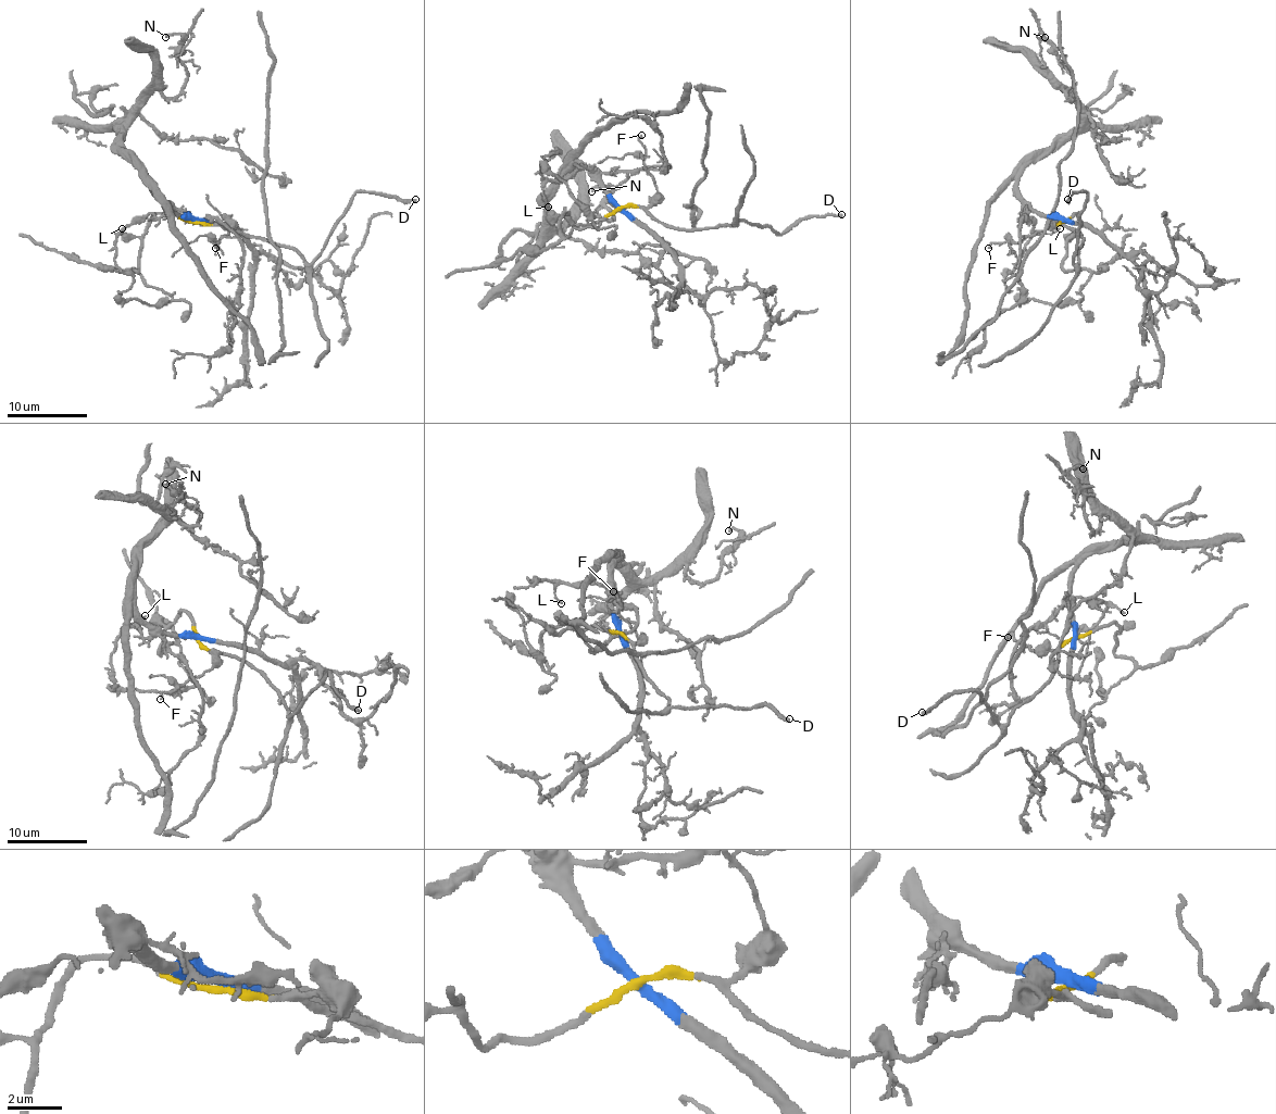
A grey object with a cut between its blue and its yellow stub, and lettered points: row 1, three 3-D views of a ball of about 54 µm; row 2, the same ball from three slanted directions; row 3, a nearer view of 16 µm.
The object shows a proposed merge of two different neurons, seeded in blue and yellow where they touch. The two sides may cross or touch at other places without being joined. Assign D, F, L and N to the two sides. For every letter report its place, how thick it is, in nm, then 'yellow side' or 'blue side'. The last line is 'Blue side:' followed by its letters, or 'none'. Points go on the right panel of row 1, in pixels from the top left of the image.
D: (1067, 199) | 240 nm | yellow side
F: (988, 248) | 130 nm | yellow side
L: (1060, 228) | 110 nm | blue side
N: (1045, 37) | 150 nm | blue side
Blue side: L, N

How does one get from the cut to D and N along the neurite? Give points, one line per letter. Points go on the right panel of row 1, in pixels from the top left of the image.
D: (1061, 222), (1083, 238), (1075, 264), (1073, 252), (1087, 193), (1073, 193), (1066, 200)
N: (1061, 220), (1037, 212), (1016, 182), (1080, 122), (1063, 89), (1073, 94), (1066, 67), (1045, 37)

